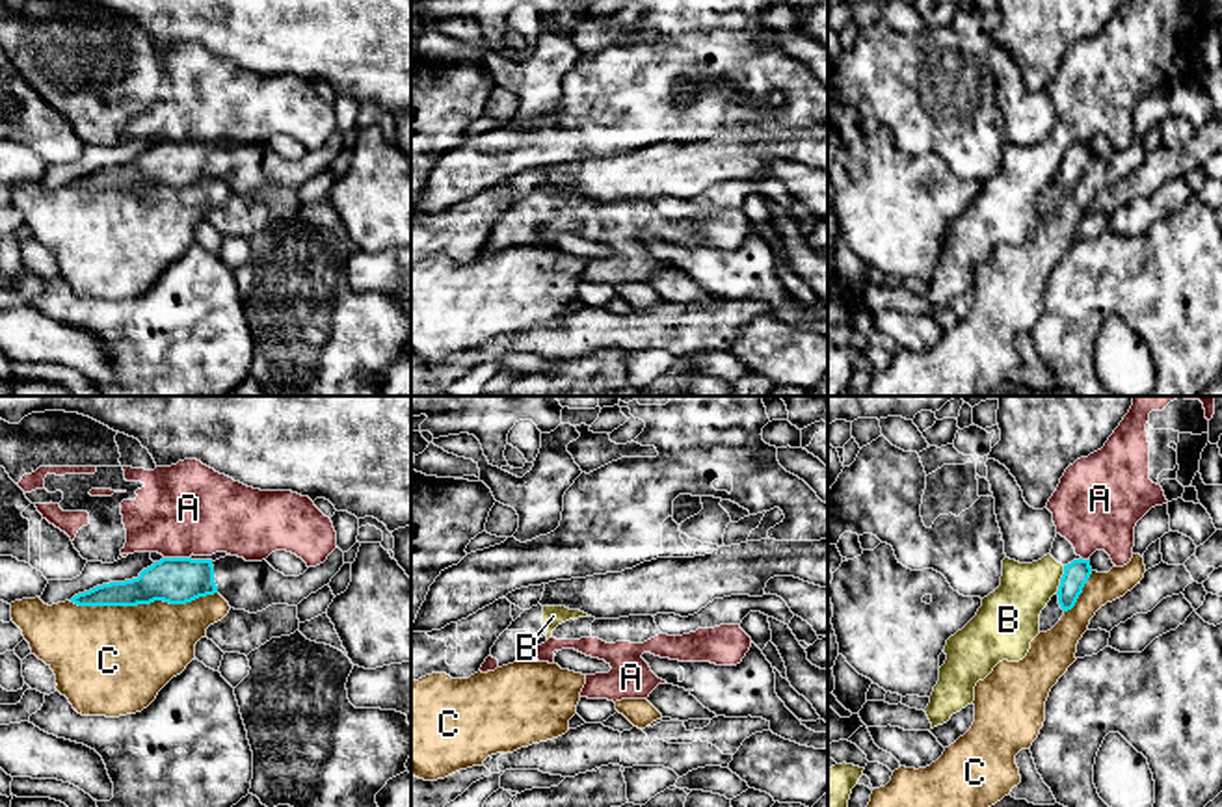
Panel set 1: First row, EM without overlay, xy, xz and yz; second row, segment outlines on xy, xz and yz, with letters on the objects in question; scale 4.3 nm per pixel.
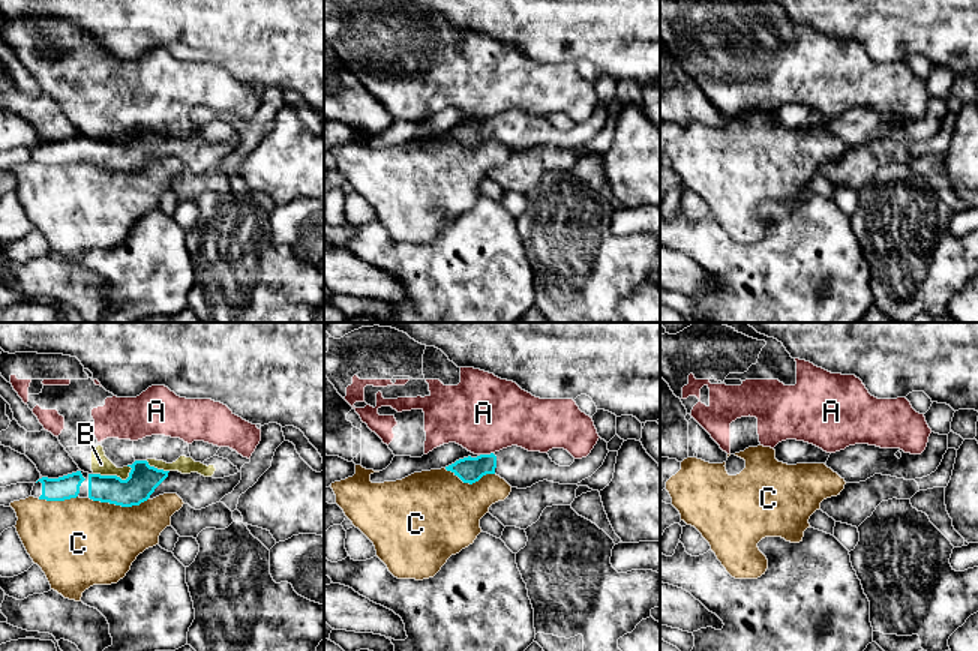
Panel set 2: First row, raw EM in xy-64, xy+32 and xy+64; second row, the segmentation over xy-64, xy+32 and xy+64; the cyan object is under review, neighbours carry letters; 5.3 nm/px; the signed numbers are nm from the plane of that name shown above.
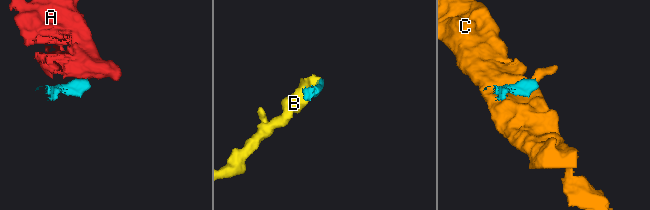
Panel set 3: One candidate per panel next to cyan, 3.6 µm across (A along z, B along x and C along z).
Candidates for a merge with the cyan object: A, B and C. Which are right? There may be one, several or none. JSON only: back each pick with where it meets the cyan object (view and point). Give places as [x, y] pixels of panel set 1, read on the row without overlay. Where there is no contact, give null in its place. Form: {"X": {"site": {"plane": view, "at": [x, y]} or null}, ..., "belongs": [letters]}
{"belongs": []}

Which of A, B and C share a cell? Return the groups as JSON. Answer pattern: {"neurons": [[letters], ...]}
{"neurons": [["A", "B"], ["C"]]}

